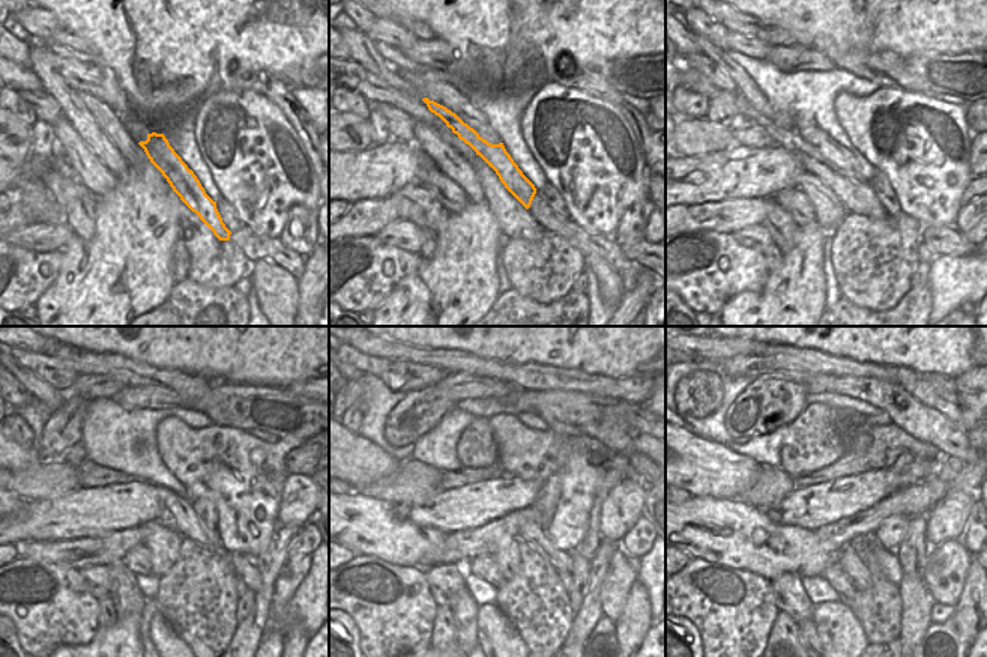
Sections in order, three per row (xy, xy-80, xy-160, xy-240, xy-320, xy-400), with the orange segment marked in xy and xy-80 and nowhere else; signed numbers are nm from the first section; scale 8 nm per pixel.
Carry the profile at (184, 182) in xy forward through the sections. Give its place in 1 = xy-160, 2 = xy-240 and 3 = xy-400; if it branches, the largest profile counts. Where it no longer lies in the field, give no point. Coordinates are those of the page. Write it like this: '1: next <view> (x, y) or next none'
1: next xy-160 (745, 86)
2: next xy-240 (39, 390)
3: next none

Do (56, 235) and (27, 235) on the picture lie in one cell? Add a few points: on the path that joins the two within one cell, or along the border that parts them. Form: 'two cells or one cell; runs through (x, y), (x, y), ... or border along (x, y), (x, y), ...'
one cell; runs through (48, 235), (35, 235)

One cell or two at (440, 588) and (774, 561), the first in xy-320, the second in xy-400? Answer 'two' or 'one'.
two

